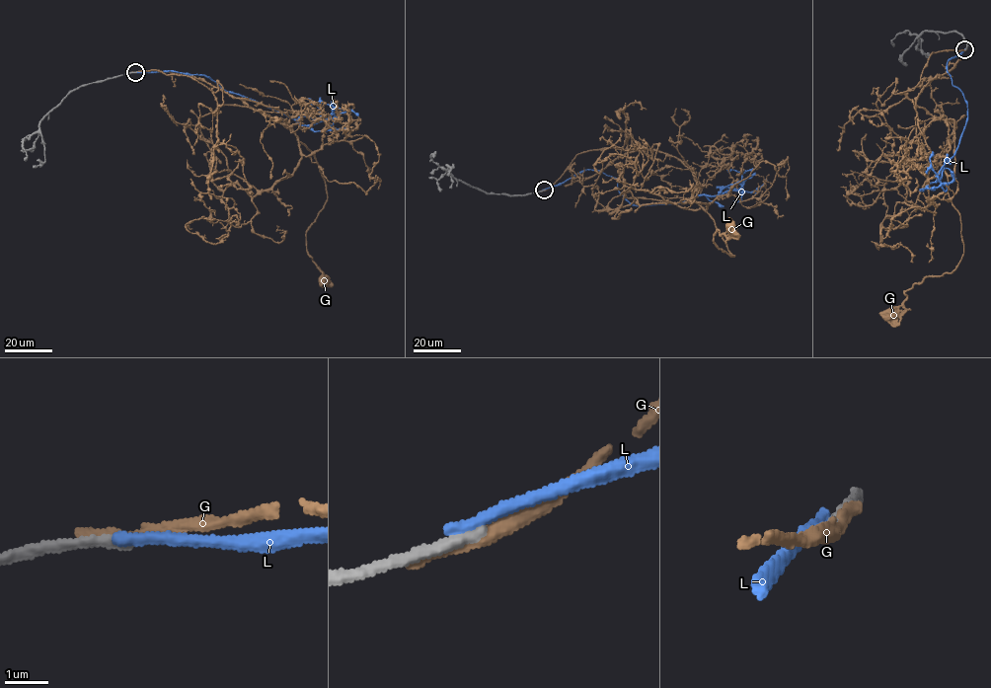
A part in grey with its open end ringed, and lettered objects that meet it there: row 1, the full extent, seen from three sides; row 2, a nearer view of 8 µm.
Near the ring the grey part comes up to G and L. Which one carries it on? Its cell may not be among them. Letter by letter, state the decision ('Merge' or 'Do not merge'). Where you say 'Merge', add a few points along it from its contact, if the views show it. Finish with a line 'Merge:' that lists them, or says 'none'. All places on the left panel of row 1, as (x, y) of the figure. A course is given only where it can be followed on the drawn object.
G: Do not merge
L: Do not merge
Merge: none

